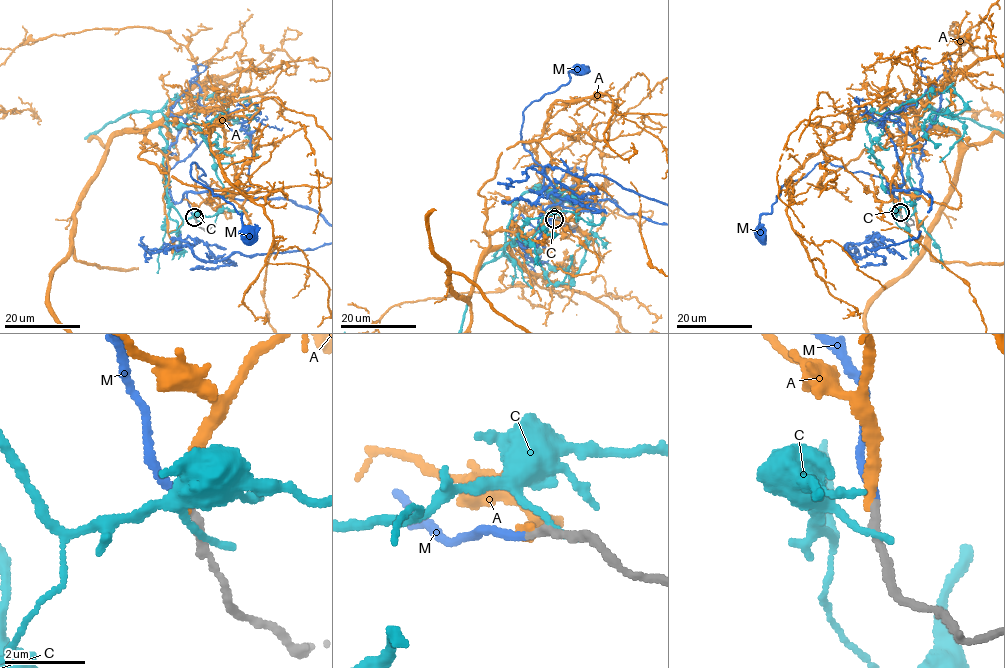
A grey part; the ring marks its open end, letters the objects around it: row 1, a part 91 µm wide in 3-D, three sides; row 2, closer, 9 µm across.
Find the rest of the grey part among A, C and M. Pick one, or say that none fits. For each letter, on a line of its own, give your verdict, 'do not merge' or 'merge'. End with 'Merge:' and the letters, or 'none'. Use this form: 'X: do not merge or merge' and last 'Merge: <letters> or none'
A: do not merge
C: do not merge
M: merge
Merge: M

